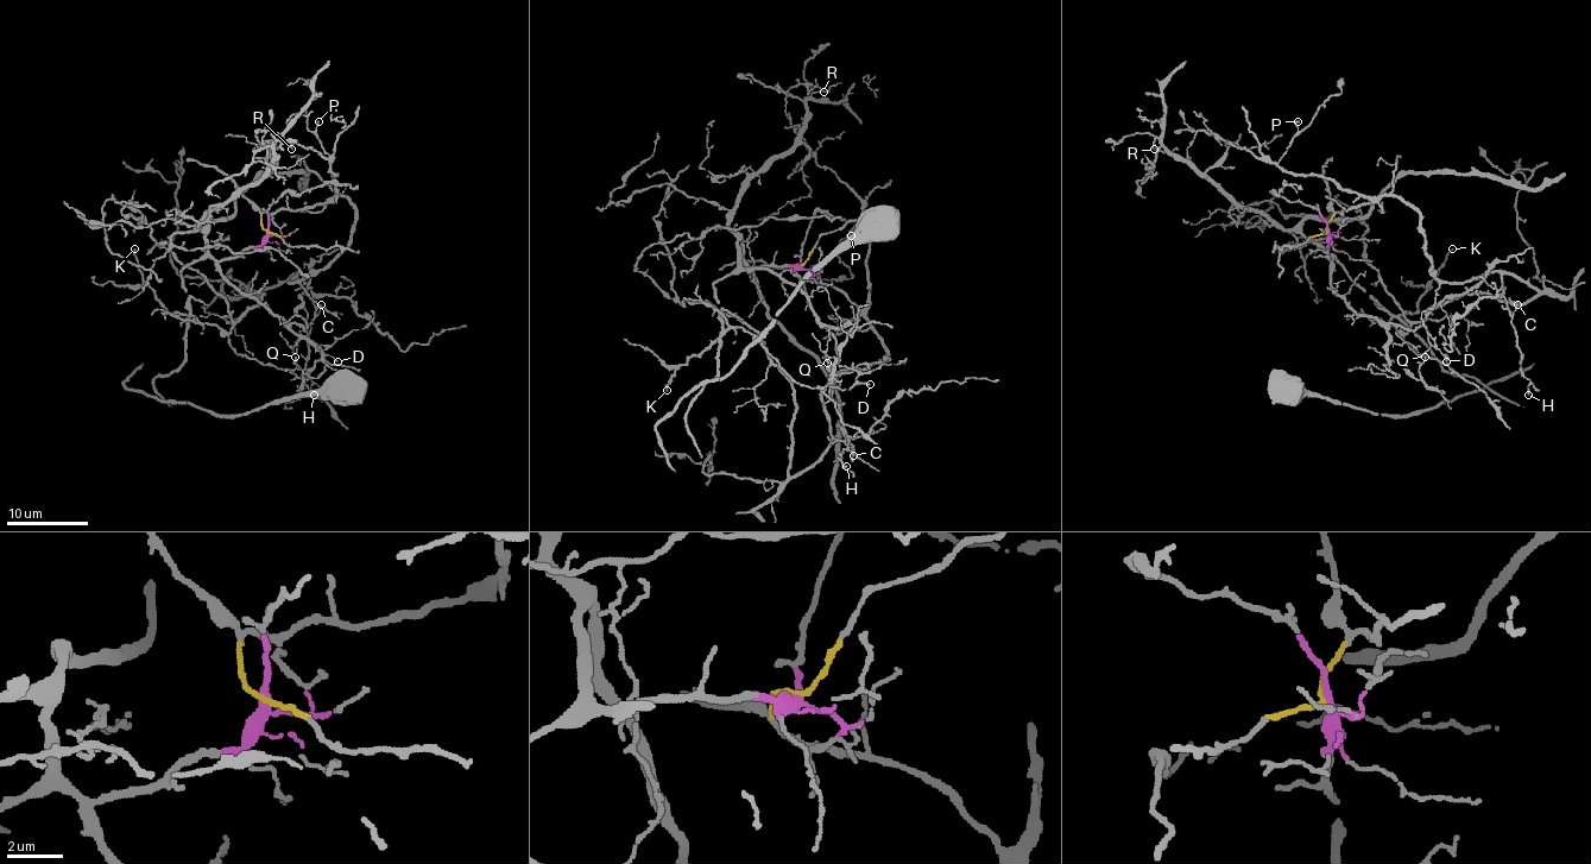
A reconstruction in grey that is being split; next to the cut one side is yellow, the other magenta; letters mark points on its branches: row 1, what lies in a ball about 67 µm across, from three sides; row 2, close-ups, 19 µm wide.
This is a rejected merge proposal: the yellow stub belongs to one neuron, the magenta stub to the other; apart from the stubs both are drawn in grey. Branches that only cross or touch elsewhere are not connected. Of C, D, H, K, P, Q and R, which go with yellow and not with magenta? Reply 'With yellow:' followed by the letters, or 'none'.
With yellow: C, H, K, P

